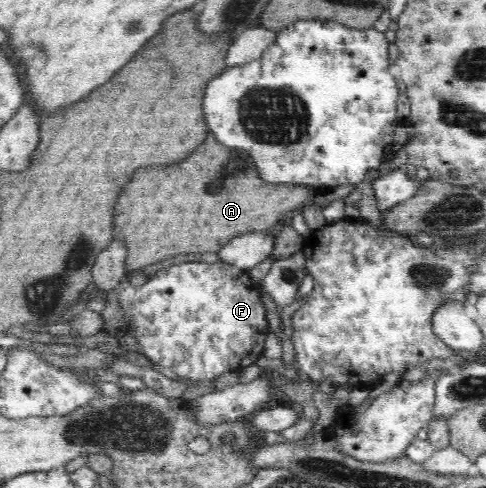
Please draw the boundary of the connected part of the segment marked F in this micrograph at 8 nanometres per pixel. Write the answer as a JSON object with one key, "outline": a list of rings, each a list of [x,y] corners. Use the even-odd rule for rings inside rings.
{"outline":[[[218,261],[215,264],[205,264],[205,262],[185,262],[185,264],[177,264],[177,266],[171,266],[171,268],[165,268],[158,271],[154,276],[149,278],[145,284],[139,287],[133,287],[129,284],[128,278],[117,286],[113,293],[119,299],[119,303],[125,316],[125,322],[127,322],[127,329],[125,330],[125,336],[128,334],[129,325],[134,324],[134,332],[136,332],[136,339],[140,344],[140,350],[142,352],[143,361],[152,360],[153,363],[161,364],[165,368],[169,368],[177,376],[184,379],[190,379],[192,381],[213,381],[225,372],[237,371],[242,372],[247,366],[255,364],[259,357],[262,356],[264,349],[264,342],[269,332],[269,325],[267,324],[266,310],[260,296],[260,290],[258,286],[252,281],[248,274],[248,270],[236,268],[234,265]]]}

